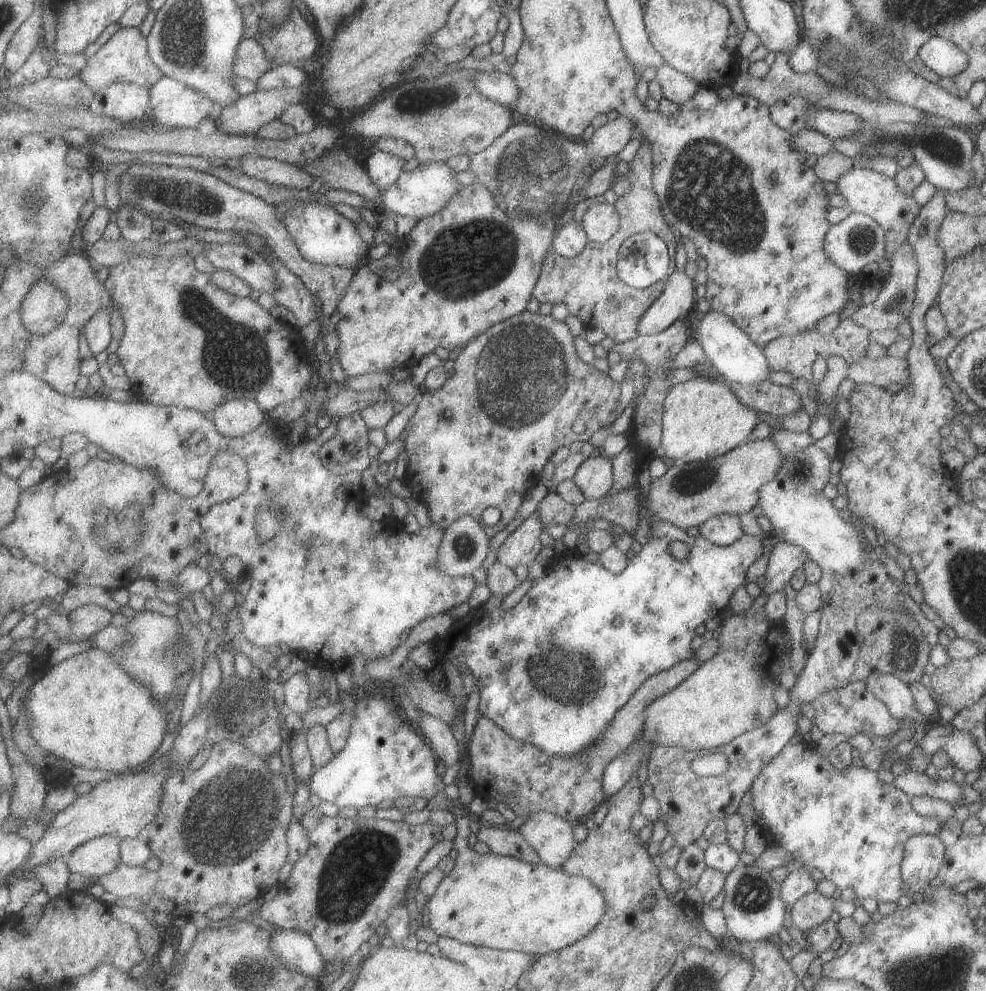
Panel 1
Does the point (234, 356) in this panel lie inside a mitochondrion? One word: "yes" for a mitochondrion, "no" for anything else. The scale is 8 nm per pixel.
yes

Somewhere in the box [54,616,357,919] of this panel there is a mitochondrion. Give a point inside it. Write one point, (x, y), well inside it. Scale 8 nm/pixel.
(243, 811)

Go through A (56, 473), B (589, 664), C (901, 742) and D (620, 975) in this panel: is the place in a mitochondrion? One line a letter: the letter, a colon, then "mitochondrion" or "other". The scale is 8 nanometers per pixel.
A: other
B: mitochondrion
C: other
D: other

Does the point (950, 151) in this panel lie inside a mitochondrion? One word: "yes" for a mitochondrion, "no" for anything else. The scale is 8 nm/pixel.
yes

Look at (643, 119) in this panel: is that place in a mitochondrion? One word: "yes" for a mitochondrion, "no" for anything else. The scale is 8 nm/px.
no

